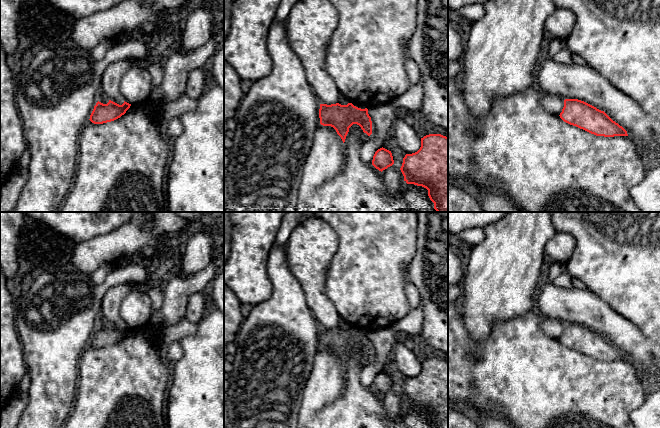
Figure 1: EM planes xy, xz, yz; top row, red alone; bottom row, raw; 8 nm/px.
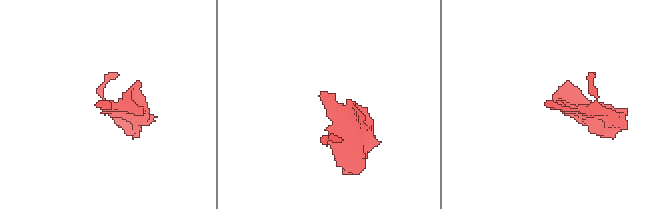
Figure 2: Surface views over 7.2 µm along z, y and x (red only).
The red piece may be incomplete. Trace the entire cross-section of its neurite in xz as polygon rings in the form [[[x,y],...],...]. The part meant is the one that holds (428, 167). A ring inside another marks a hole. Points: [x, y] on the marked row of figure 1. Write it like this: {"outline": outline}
{"outline": [[[429,134],[421,138],[420,149],[405,155],[400,170],[407,184],[422,186],[428,190],[428,196],[437,212],[448,212],[448,137]]]}

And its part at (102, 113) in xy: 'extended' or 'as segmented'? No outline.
as segmented

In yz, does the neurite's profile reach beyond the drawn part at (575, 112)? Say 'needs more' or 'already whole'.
already whole

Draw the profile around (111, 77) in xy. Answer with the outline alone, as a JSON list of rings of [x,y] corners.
[[[127,59],[110,63],[101,78],[101,97],[106,97],[122,105],[124,98],[119,90],[119,84],[122,76],[133,66],[137,66],[137,64]]]

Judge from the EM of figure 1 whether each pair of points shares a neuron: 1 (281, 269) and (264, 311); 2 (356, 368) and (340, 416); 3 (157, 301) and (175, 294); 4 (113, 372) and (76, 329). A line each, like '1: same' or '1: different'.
1: same
2: same
3: different
4: different

